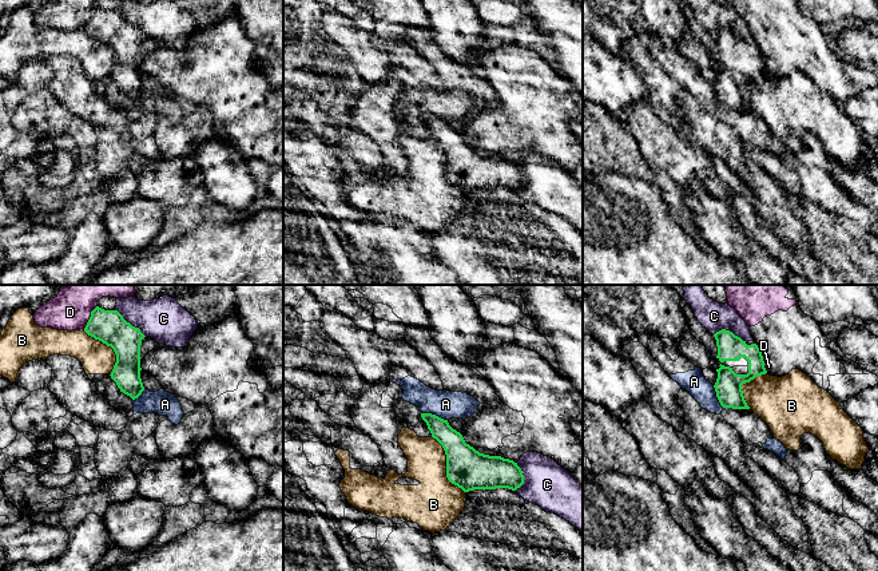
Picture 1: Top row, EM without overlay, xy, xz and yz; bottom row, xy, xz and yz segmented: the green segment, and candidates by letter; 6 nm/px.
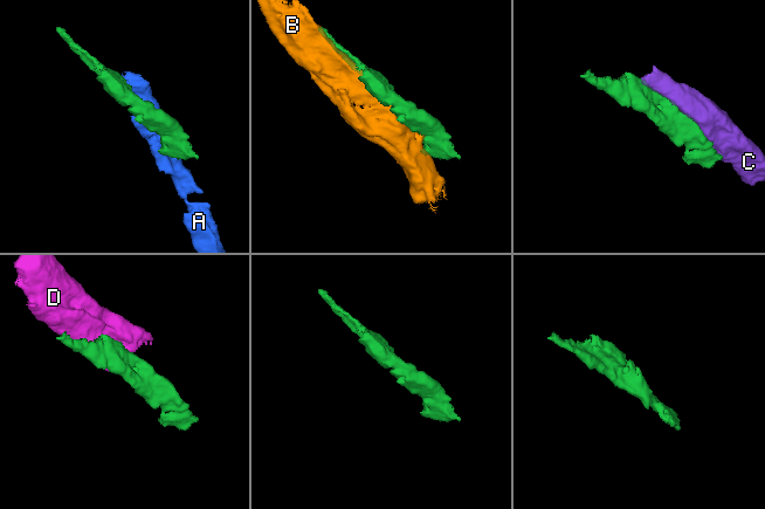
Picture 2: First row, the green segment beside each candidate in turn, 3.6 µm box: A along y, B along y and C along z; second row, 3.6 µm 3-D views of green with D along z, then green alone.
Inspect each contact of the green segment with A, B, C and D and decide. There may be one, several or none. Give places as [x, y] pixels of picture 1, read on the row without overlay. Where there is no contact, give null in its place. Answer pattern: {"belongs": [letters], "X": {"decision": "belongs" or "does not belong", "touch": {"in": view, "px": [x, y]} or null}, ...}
{"belongs": [], "A": {"decision": "does not belong", "touch": {"in": "xz", "px": [434, 115]}}, "B": {"decision": "does not belong", "touch": {"in": "xz", "px": [447, 167]}}, "C": {"decision": "does not belong", "touch": {"in": "xy", "px": [130, 24]}}, "D": {"decision": "does not belong", "touch": {"in": "xy", "px": [90, 18]}}}

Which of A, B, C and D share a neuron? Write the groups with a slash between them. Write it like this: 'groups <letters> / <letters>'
groups A / B / C / D

